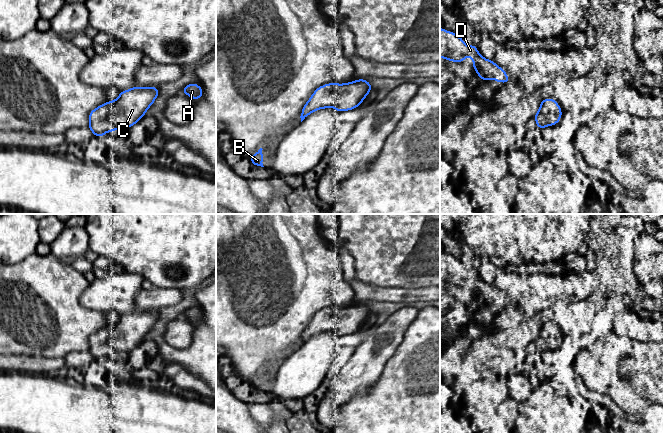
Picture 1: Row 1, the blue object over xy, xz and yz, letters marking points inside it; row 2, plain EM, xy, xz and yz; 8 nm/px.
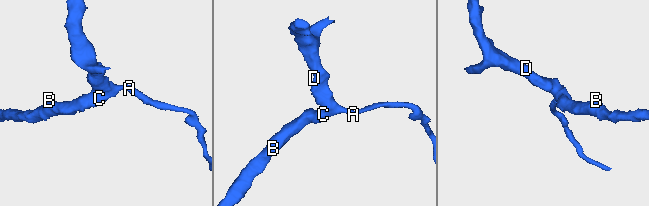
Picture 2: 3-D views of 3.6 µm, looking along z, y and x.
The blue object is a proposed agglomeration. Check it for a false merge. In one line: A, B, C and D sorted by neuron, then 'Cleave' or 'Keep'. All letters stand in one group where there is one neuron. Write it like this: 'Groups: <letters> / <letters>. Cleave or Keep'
Groups: A B C D. Keep

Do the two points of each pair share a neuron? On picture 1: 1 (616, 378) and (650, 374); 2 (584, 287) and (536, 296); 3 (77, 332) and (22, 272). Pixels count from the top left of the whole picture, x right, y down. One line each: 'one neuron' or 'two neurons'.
1: one neuron
2: one neuron
3: one neuron

